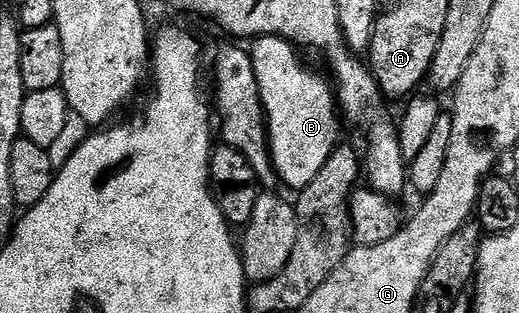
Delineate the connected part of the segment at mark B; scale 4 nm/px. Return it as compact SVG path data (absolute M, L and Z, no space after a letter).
M258 36L253 44L249 53L260 86L262 108L266 111L270 156L279 181L293 190L301 190L324 170L324 162L328 162L339 143L336 93L329 79L321 80L312 69L302 65L299 49L290 41L280 36Z

